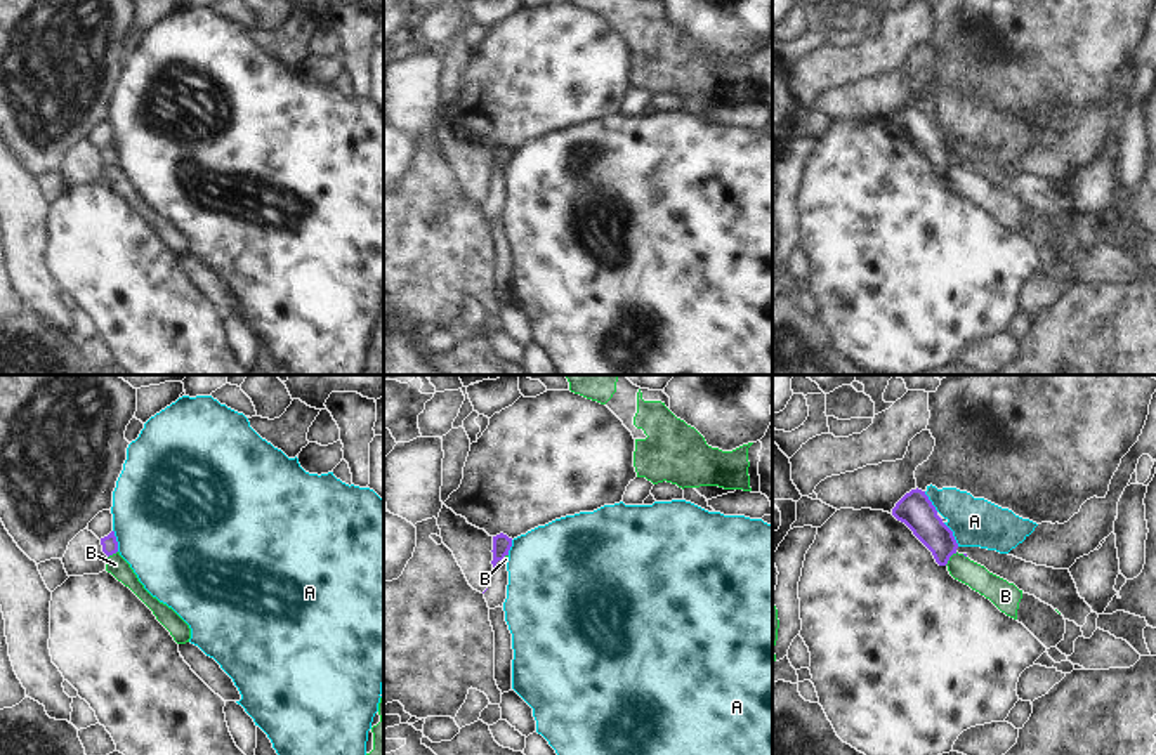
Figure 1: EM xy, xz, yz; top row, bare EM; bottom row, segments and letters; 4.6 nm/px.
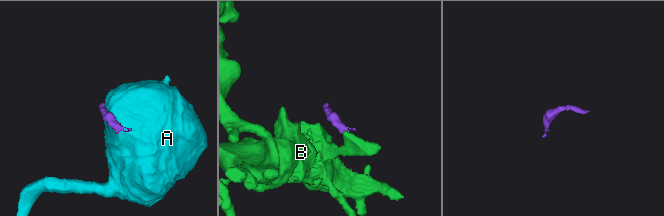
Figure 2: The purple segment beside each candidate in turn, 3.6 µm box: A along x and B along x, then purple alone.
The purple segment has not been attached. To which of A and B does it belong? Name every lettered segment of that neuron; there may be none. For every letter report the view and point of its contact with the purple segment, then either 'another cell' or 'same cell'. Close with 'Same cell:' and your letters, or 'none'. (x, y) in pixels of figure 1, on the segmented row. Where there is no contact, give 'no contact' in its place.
A: yz (952, 535) | another cell
B: yz (950, 556) | another cell
Same cell: none

